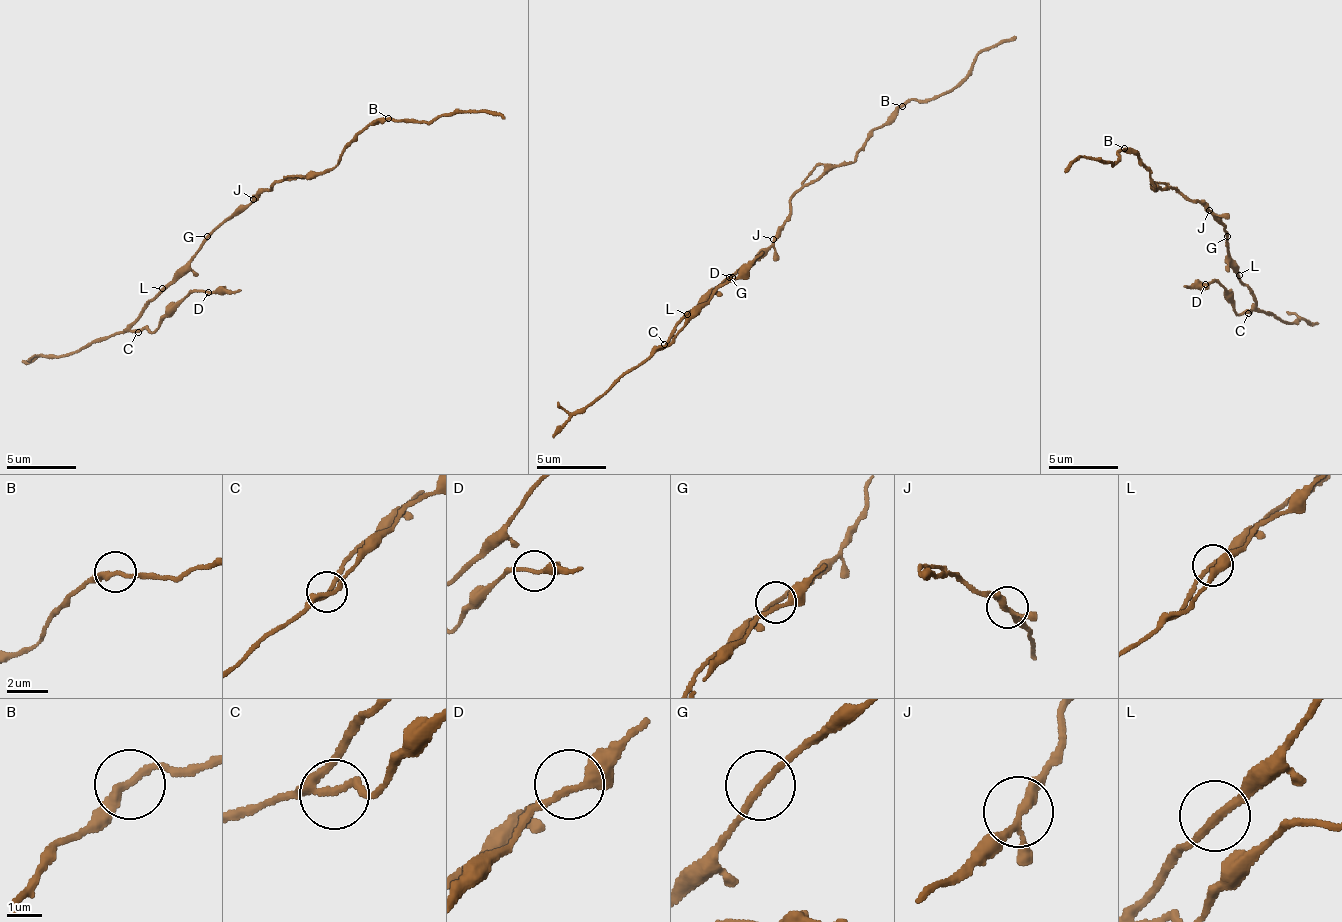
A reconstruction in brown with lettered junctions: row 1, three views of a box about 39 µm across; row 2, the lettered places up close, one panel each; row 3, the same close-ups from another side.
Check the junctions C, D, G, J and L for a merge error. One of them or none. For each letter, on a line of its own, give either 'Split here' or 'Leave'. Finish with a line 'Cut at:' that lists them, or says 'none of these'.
C: Leave
D: Leave
G: Leave
J: Split here
L: Leave
Cut at: J

